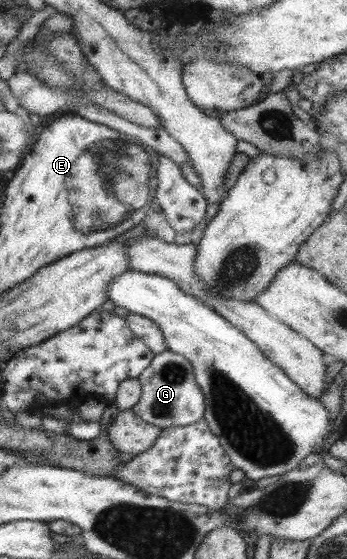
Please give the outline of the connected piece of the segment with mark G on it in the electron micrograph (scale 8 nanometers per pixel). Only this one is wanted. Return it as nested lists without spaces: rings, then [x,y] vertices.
[[[166,349],[154,355],[147,368],[136,378],[140,382],[139,400],[130,408],[137,418],[160,429],[169,426],[187,426],[197,422],[204,413],[204,400],[194,381],[191,364],[180,354],[173,354]]]

